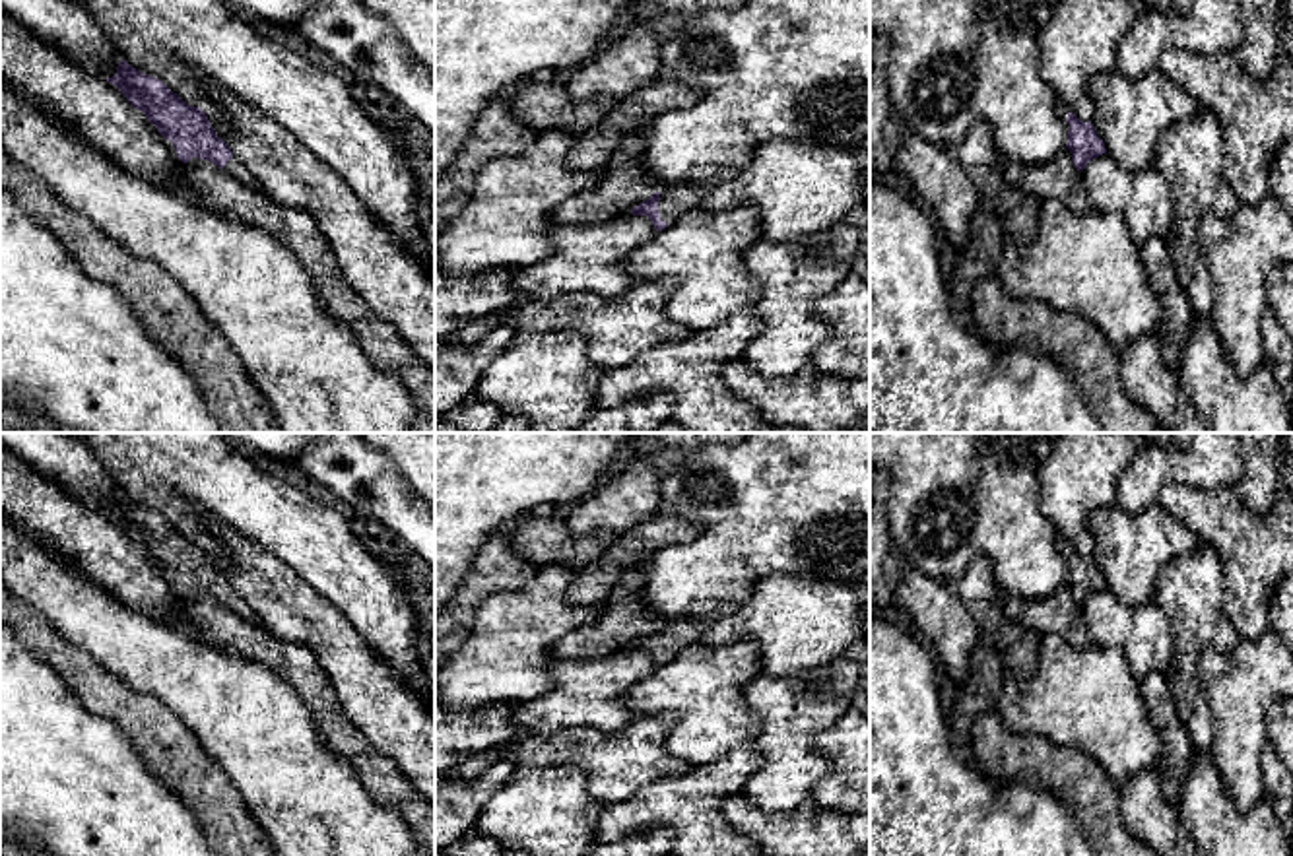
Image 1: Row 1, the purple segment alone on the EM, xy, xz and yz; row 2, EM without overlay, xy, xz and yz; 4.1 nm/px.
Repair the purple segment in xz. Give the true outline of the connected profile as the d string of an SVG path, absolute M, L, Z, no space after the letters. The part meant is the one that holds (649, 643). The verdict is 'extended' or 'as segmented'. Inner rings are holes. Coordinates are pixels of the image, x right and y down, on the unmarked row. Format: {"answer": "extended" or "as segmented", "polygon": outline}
{"answer": "extended", "polygon": "M714 613L709 617L685 617L654 627L648 635L631 644L633 650L646 650L656 666L668 662L681 648L701 641L705 629L711 627Z"}

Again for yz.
{"answer": "extended", "polygon": "M1058 536L1056 545L1070 563L1066 582L1072 588L1074 602L1081 608L1091 594L1107 588L1105 576L1097 571L1091 555L1079 555L1064 536Z"}

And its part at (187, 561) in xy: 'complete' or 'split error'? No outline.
split error

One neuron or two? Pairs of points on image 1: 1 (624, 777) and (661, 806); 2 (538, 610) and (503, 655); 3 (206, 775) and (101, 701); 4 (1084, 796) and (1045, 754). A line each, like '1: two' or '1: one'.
1: two
2: one
3: one
4: one

